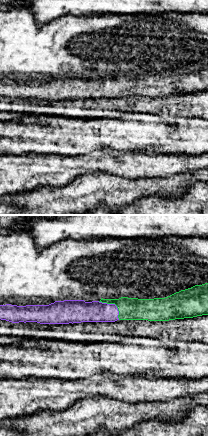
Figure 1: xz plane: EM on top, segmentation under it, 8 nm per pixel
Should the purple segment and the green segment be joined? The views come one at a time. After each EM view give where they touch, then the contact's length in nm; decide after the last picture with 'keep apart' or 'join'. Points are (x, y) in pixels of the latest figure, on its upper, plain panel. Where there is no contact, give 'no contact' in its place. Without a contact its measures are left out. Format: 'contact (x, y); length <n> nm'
contact (114, 80); length 220 nm

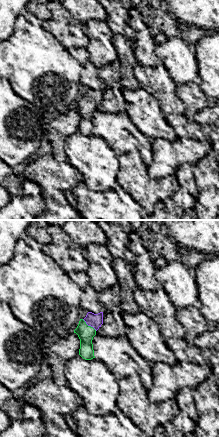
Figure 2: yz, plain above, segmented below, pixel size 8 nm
contact (89, 101); length 150 nm

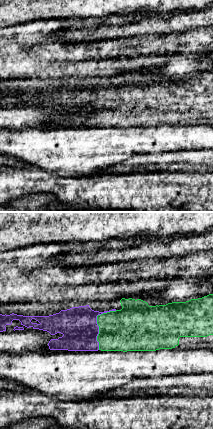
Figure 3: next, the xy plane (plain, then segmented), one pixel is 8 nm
contact (96, 99); length 360 nm

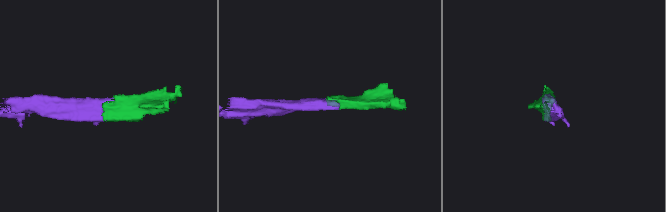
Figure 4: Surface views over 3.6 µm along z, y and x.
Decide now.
join

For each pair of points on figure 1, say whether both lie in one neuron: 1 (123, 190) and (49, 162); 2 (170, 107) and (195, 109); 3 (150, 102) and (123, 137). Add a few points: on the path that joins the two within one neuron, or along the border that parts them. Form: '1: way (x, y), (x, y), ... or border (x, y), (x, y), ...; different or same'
1: border (108, 175), (104, 173), (84, 174), (63, 186); different
2: way (176, 107), (189, 107); same
3: border (124, 112), (152, 112), (165, 115); different

